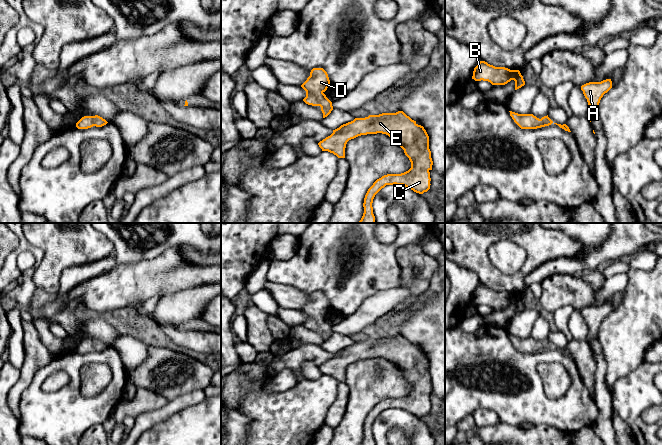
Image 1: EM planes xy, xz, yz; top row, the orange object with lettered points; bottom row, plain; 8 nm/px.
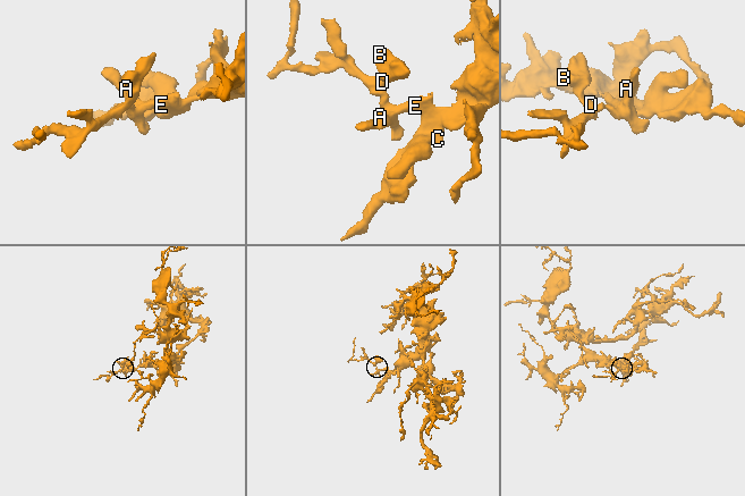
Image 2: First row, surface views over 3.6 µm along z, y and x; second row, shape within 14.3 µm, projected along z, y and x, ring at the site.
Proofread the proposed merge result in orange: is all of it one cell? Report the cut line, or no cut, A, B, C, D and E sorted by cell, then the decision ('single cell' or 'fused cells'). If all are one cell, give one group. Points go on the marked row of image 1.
cut none; groups A B C D E; single cell

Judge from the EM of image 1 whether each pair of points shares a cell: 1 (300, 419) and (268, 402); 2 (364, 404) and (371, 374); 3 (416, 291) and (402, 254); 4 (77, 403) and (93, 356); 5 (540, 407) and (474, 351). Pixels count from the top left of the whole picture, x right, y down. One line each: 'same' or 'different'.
1: same
2: same
3: same
4: same
5: same

